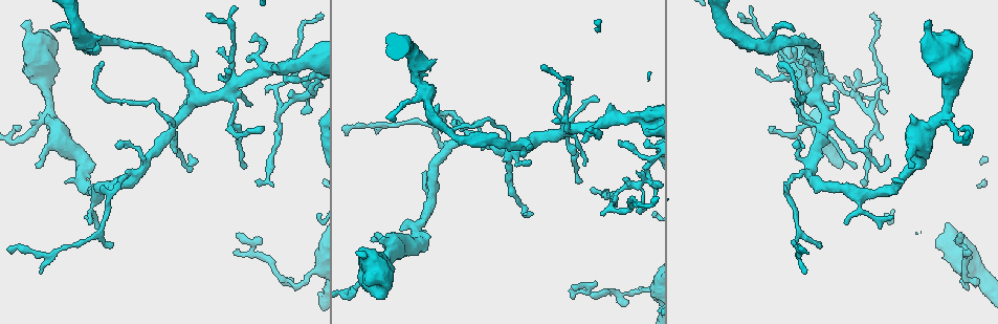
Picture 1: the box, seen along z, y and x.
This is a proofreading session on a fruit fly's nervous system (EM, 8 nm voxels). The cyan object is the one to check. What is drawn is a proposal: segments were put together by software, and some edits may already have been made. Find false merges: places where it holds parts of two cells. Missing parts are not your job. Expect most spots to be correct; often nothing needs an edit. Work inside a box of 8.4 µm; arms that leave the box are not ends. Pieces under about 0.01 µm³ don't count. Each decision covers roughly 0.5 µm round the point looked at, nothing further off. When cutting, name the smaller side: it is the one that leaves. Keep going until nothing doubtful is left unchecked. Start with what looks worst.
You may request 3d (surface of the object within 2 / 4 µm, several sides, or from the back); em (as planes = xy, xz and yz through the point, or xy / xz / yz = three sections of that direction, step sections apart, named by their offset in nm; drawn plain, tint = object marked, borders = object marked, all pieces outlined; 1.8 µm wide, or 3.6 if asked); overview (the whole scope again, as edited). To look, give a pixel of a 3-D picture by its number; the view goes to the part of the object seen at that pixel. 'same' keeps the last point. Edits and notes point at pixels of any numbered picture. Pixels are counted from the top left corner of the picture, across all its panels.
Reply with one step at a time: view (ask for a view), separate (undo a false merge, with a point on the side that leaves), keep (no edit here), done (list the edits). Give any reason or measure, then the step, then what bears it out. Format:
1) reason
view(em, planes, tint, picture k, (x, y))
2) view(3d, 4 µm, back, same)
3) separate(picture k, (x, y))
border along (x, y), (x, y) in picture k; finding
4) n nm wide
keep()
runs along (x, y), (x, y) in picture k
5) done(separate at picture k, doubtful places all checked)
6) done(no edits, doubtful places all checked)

sudden change in width
view(em, yz, step 4, tint, picture 1, (943, 114))

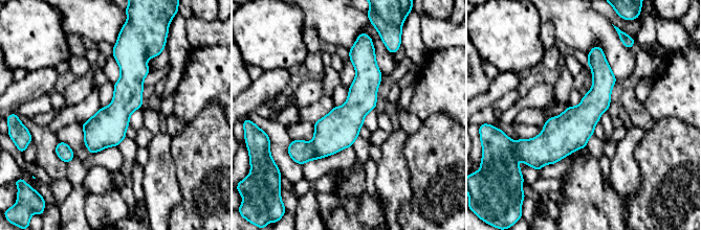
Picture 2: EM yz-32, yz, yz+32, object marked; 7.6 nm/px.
view(em, xz, step 4, tint, same)

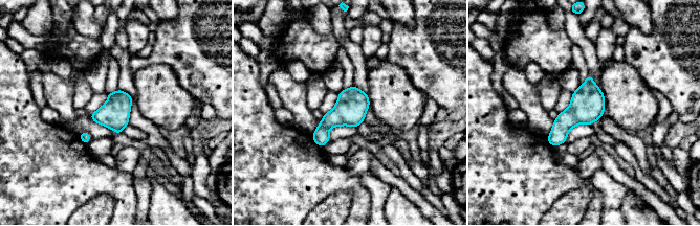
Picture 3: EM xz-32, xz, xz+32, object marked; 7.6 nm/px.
220 nm wide
keep()
one cell here

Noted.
three-way junction
view(em, planes, tint, picture 1, (643, 121))

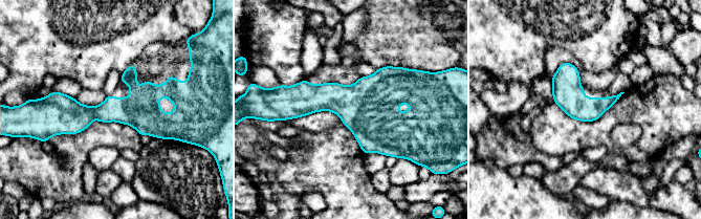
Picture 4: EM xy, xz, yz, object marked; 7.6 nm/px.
220 nm wide
keep()
runs along (53, 104), (67, 112), (179, 114) in picture 4; continuous, no second cell

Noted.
arms part here
view(3d, 2 µm, picture 1, (559, 132))

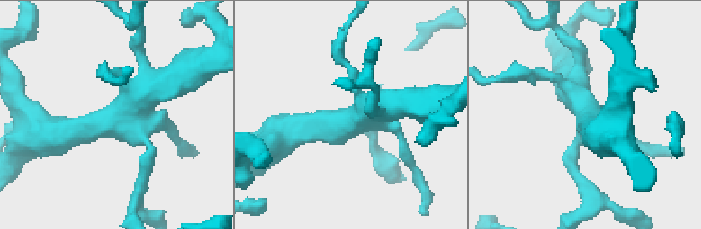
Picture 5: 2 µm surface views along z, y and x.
now the EM
view(em, yz, step 16, tint, picture 5, (117, 117))

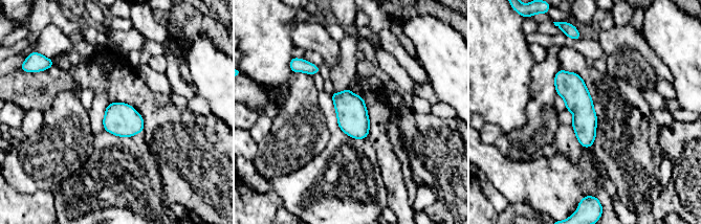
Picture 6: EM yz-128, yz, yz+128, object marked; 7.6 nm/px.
keep()
runs along (561, 72), (583, 109), (587, 144) in picture 6; all the same cell

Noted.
done(no edits, doubtful places all checked)

